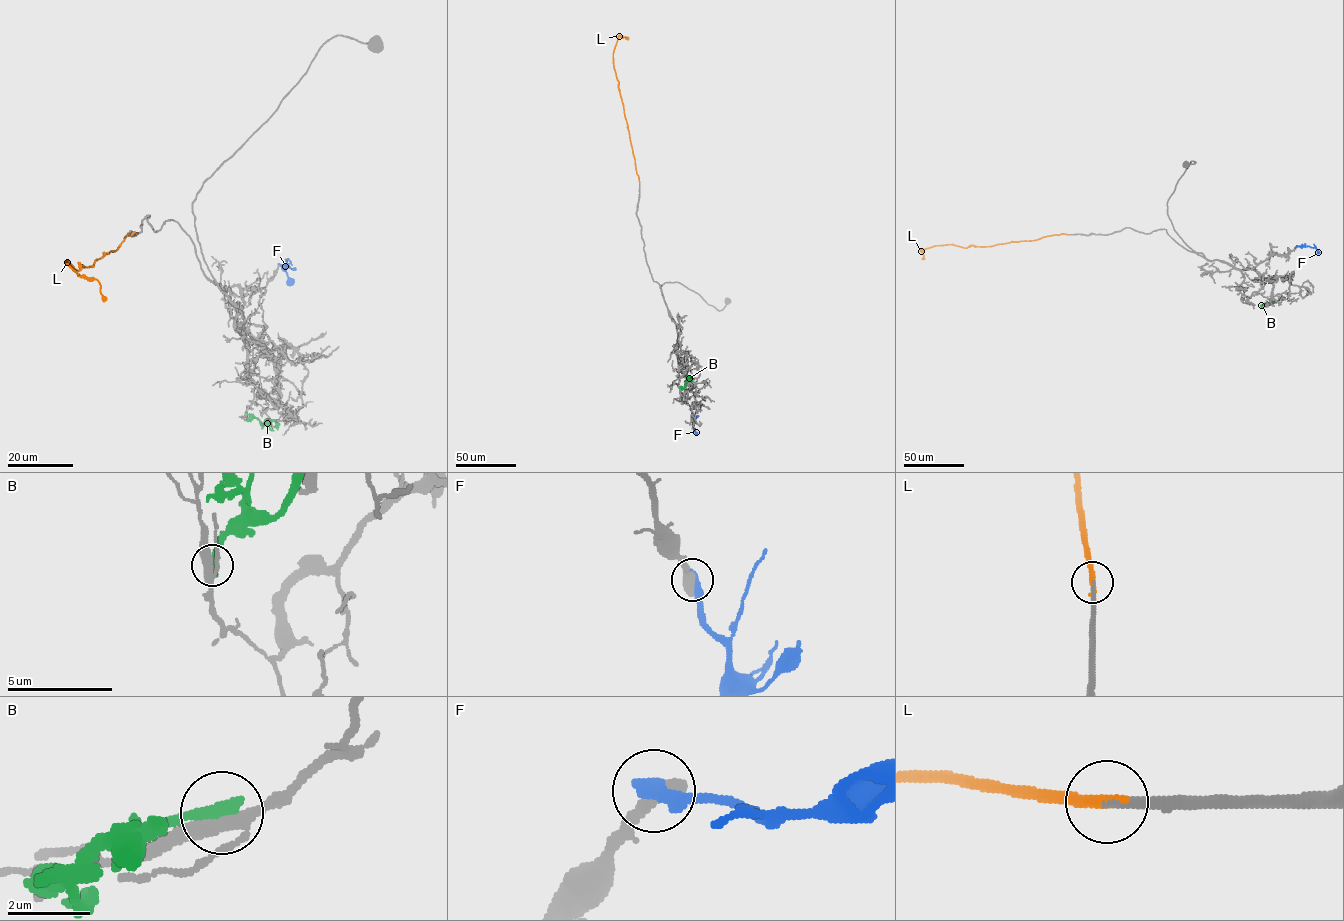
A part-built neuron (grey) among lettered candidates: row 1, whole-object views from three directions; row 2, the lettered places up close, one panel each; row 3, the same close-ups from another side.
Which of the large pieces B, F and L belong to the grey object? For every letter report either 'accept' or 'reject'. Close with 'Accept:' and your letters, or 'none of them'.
B: reject
F: reject
L: accept
Accept: L

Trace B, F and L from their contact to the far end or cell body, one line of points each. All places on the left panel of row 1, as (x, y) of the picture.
B: (246, 413), (263, 425), (268, 421), (267, 425), (273, 430)
F: (279, 264), (285, 266), (282, 267), (290, 285)
L: (136, 234), (127, 235), (92, 266), (79, 264), (76, 270), (65, 262), (79, 275), (99, 283), (104, 302)

